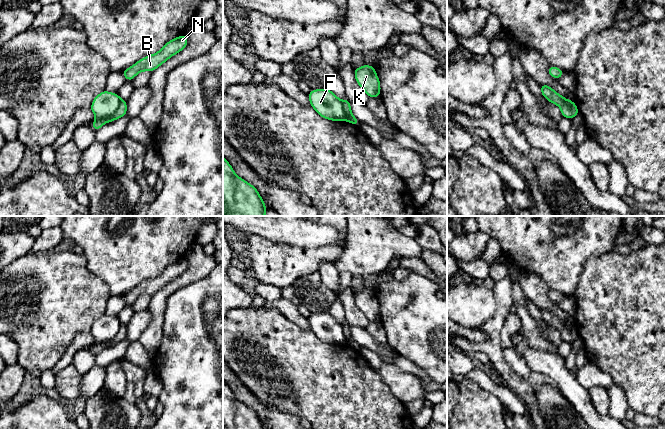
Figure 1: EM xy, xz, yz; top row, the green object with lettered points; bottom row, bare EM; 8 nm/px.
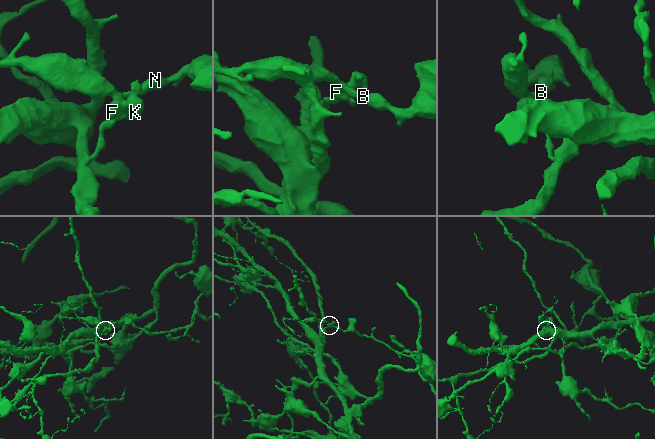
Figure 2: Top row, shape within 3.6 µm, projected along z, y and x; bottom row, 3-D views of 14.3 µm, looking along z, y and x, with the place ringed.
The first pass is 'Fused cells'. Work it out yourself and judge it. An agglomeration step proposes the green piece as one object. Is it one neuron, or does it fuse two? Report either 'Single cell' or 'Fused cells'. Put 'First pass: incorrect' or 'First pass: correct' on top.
First pass: correct
Fused cells

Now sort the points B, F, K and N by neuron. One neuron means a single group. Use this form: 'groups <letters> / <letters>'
groups B F N / K

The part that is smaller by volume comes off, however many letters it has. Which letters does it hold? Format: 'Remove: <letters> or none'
Remove: B, F, N

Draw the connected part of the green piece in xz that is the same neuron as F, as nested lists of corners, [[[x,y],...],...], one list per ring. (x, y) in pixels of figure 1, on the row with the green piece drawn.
[[[329,88],[311,90],[308,94],[310,105],[324,119],[344,121],[344,103]]]

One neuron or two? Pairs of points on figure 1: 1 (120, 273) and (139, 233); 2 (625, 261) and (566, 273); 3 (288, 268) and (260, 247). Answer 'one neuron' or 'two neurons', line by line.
1: one neuron
2: two neurons
3: one neuron

